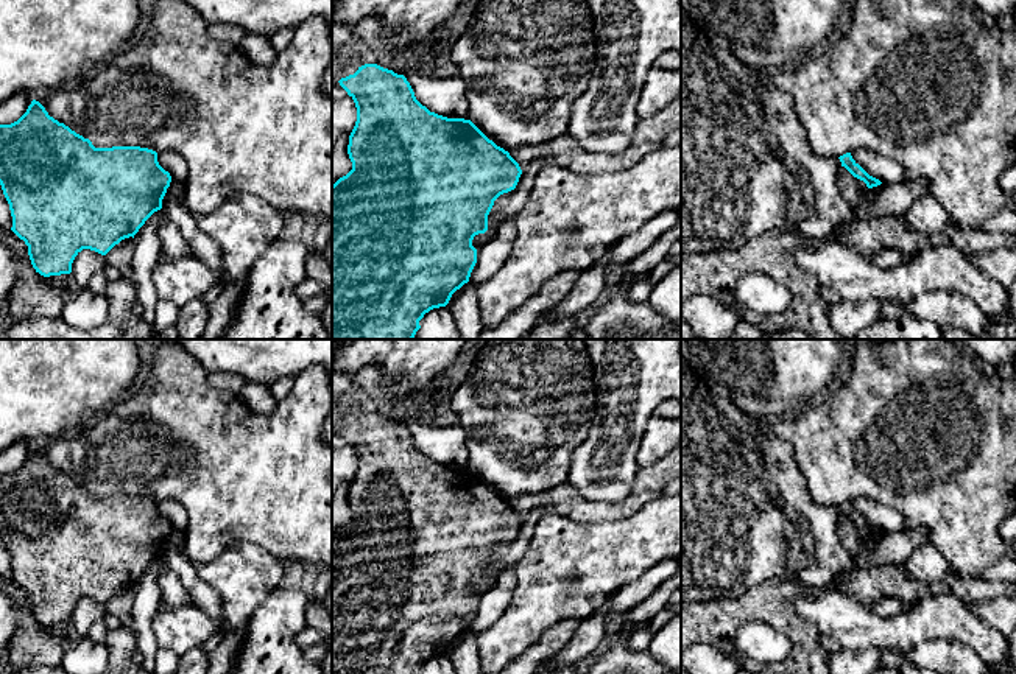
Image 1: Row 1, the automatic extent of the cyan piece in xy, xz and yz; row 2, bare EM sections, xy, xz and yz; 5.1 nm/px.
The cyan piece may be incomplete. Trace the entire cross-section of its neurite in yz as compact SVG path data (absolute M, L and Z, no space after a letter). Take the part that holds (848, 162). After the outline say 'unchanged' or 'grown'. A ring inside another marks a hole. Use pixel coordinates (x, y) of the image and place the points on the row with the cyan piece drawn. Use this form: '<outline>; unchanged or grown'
M846 153L838 157L841 162L841 167L845 167L854 177L863 181L868 188L877 187L882 182L873 176L870 176L851 156L851 153Z; unchanged

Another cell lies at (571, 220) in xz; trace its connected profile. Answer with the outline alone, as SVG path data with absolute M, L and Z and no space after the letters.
M681 143L658 148L623 171L575 173L544 165L525 205L514 216L517 233L505 265L477 285L483 328L497 327L552 279L594 266L622 237L669 209L681 207Z

